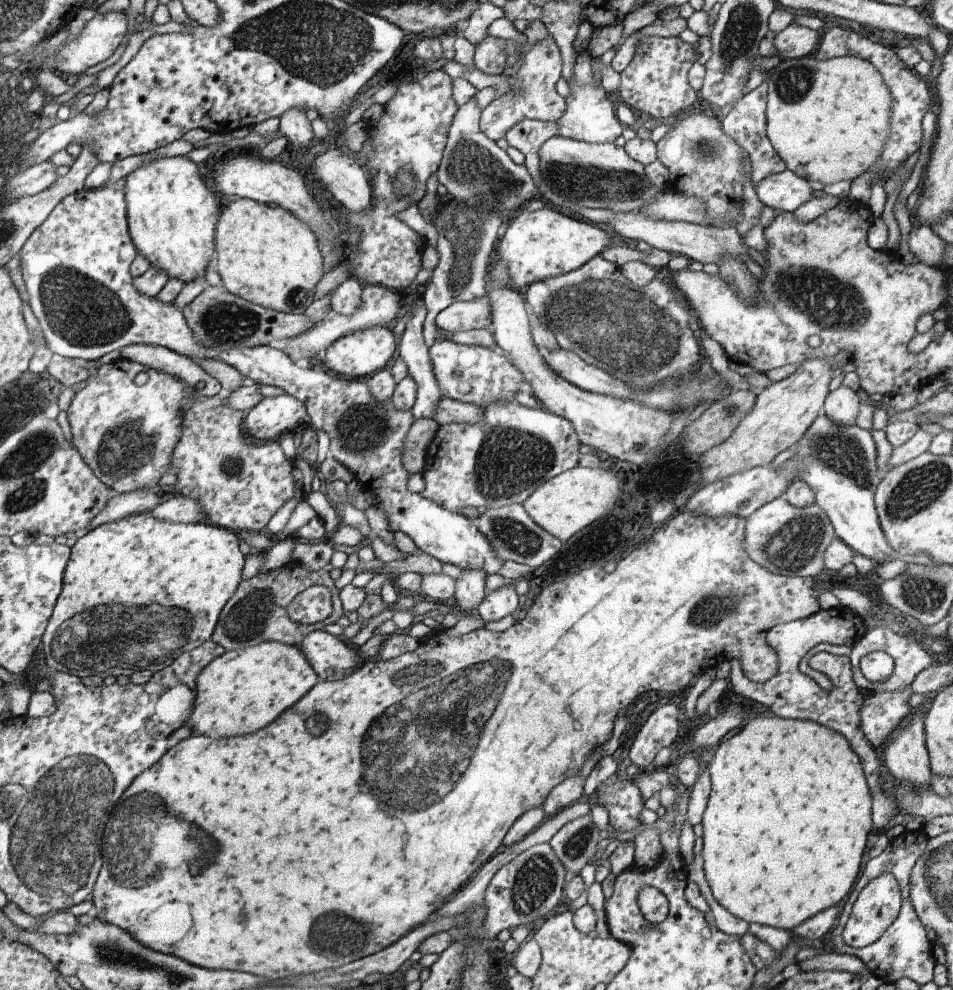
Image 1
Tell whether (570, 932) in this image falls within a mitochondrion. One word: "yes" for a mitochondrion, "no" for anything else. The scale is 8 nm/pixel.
no

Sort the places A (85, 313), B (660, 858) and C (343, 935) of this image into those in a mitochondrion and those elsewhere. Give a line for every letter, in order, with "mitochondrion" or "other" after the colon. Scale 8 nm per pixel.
A: mitochondrion
B: other
C: mitochondrion

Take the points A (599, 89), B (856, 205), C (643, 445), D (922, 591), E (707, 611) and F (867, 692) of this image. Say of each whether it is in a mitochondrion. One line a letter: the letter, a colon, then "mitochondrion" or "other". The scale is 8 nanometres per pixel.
A: other
B: other
C: mitochondrion
D: mitochondrion
E: mitochondrion
F: other

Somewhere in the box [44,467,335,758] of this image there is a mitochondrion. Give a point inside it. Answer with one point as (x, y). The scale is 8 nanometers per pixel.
(94, 639)

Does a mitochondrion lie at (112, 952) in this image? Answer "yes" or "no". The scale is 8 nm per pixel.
yes

